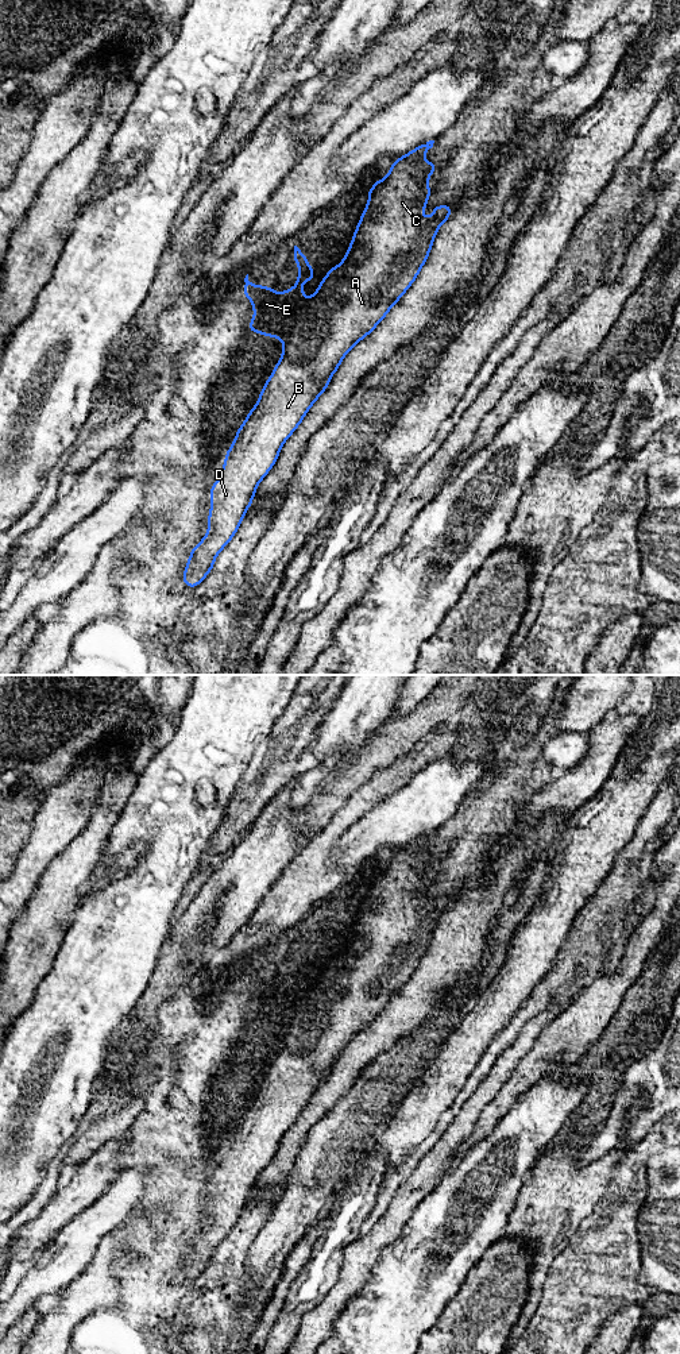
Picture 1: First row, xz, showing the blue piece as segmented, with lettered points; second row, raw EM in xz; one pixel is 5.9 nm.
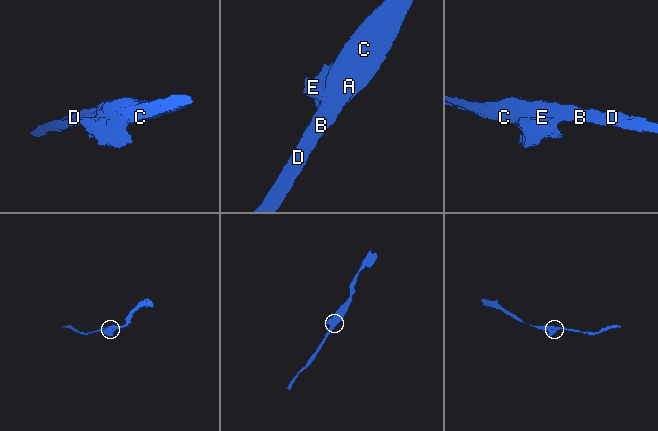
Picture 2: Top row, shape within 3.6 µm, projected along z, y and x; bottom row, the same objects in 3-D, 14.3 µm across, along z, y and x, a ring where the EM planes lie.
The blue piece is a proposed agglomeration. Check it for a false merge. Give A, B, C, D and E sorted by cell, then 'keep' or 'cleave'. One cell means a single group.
A B C D / E | cleave

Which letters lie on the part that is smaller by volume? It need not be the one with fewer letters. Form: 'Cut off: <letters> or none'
Cut off: E

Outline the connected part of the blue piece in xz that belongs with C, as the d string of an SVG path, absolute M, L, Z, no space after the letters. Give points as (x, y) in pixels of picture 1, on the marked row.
M429 140L393 161L389 174L383 180L378 180L367 190L368 202L341 263L328 271L318 289L310 298L306 298L305 305L297 312L298 328L313 340L313 352L322 358L320 364L321 373L336 373L343 358L352 347L371 333L393 305L399 301L426 262L438 227L451 216L452 207L449 205L434 207L433 215L428 219L421 216L422 211L428 207L426 200L432 194L428 181L437 167L436 163L424 159L424 154L433 147L433 143L434 140Z

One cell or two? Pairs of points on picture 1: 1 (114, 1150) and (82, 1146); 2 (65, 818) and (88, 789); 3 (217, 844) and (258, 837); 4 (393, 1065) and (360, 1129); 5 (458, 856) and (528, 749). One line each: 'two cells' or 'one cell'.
1: two cells
2: one cell
3: two cells
4: one cell
5: one cell

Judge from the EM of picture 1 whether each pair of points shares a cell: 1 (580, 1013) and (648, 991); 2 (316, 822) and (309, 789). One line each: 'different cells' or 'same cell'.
1: different cells
2: different cells

